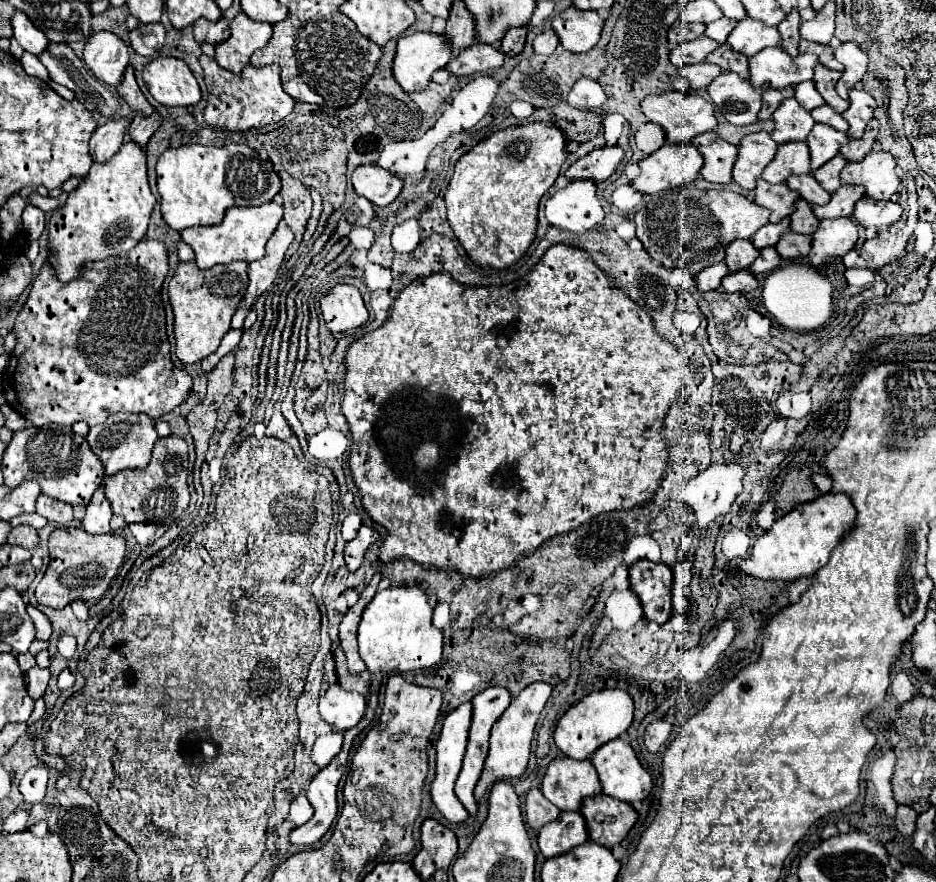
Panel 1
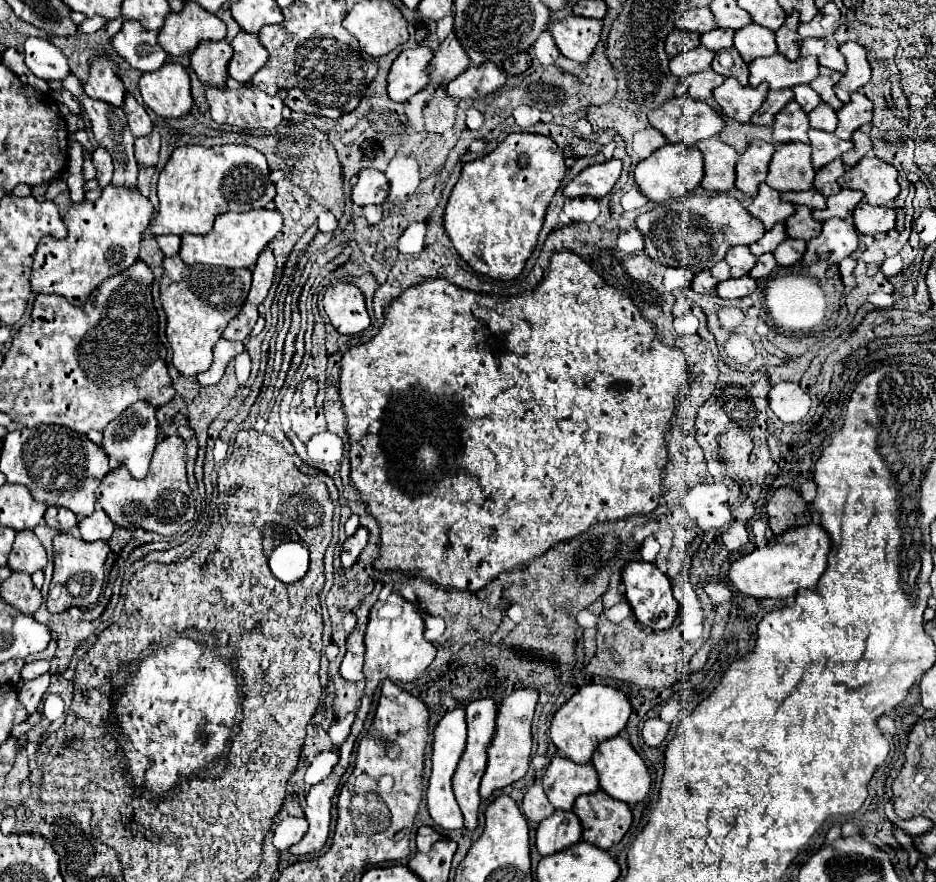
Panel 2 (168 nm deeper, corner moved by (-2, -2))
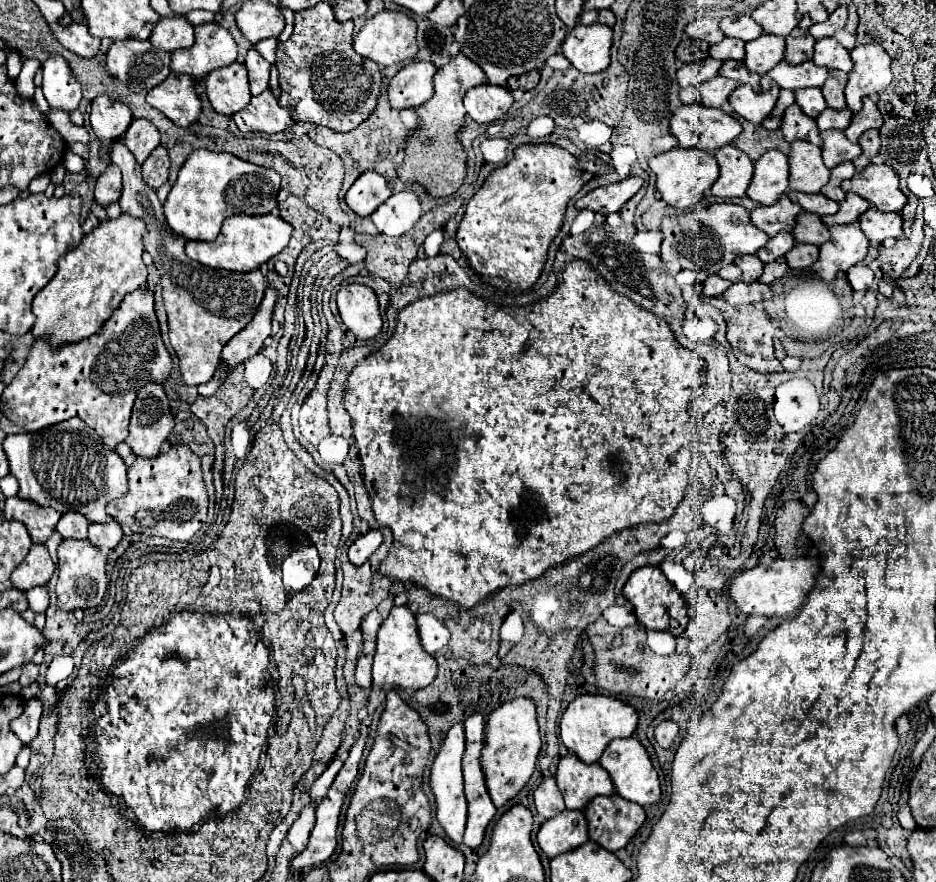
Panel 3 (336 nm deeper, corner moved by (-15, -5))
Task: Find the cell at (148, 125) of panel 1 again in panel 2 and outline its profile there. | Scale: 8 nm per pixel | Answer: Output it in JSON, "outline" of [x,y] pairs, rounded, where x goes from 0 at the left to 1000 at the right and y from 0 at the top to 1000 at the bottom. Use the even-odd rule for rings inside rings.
{"outline":[[[163,145],[157,154],[149,154],[144,159],[144,179],[153,188],[166,188],[170,177],[170,147]]]}

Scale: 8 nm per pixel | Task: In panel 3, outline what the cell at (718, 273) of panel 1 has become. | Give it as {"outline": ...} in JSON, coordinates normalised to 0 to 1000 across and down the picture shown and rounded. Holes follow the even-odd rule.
{"outline":[[[759,312],[759,314],[754,314],[754,319],[750,323],[750,328],[752,328],[750,332],[752,332],[752,337],[769,337],[780,323],[782,321],[771,316],[769,312]]]}

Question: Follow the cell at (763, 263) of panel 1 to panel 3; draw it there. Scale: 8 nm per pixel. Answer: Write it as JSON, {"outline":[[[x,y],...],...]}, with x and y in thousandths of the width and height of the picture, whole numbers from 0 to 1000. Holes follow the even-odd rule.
{"outline":[[[833,291],[833,294],[829,294],[827,298],[821,298],[821,300],[816,300],[816,310],[812,312],[812,321],[818,321],[818,323],[823,323],[823,321],[827,321],[827,319],[831,319],[838,310],[842,307],[842,300],[840,300],[840,294],[838,291]]]}

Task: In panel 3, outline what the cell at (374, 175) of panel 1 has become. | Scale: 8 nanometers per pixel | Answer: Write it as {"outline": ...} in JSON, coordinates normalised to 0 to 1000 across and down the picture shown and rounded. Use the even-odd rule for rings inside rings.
{"outline":[[[391,194],[387,196],[380,207],[372,214],[368,221],[368,230],[382,244],[382,246],[393,246],[406,235],[415,223],[419,221],[412,201]]]}

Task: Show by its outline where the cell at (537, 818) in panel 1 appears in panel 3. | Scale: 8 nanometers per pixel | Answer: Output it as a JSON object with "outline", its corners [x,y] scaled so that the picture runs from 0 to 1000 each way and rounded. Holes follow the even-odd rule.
{"outline":[[[585,881],[581,883],[575,895],[571,897],[571,913],[573,913],[573,920],[577,926],[581,929],[588,929],[592,926],[594,922],[603,920],[603,906],[594,892],[594,883],[592,881]]]}

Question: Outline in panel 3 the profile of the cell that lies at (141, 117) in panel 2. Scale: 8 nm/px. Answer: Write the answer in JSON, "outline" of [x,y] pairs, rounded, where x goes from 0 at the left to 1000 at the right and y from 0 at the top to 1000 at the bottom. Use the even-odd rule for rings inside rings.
{"outline":[[[143,135],[132,153],[132,164],[152,187],[160,178],[160,173],[171,164],[171,151],[156,135]]]}

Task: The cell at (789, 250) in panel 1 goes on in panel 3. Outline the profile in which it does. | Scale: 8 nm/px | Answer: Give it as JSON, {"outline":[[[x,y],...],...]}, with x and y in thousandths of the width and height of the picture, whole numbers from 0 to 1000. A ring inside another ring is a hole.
{"outline":[[[850,276],[838,291],[844,305],[863,305],[874,294],[874,280]]]}

